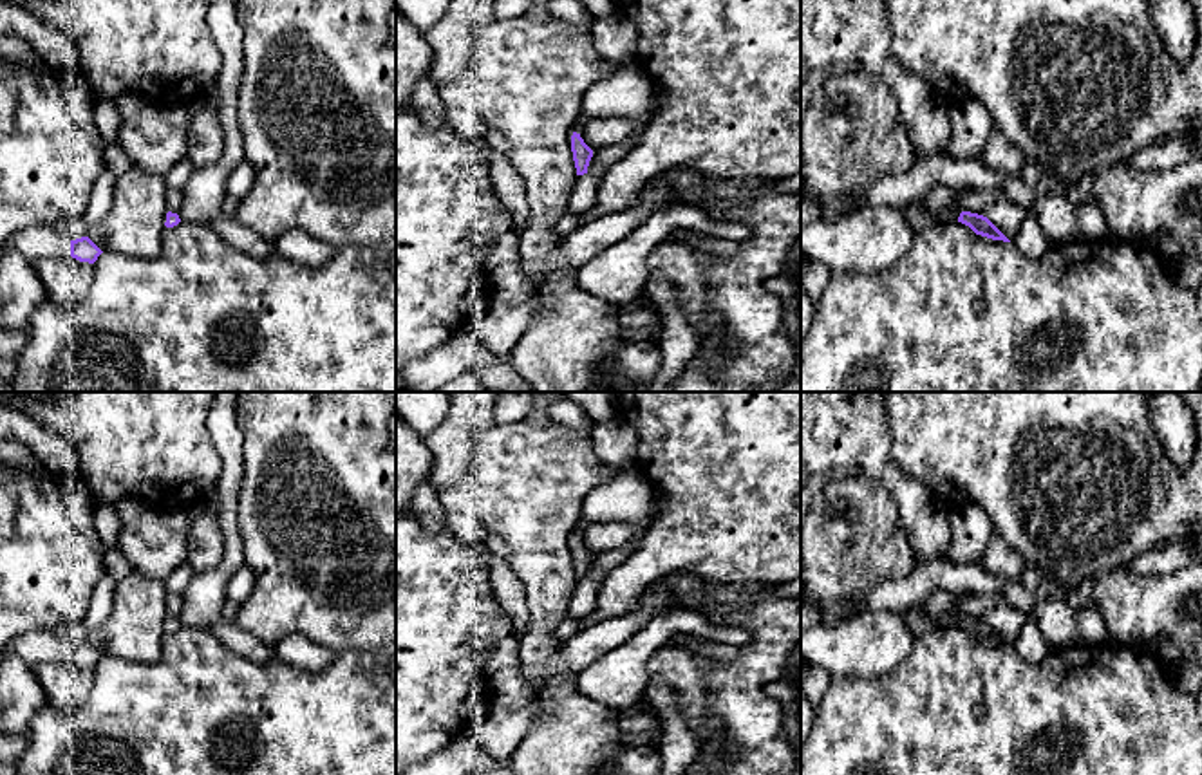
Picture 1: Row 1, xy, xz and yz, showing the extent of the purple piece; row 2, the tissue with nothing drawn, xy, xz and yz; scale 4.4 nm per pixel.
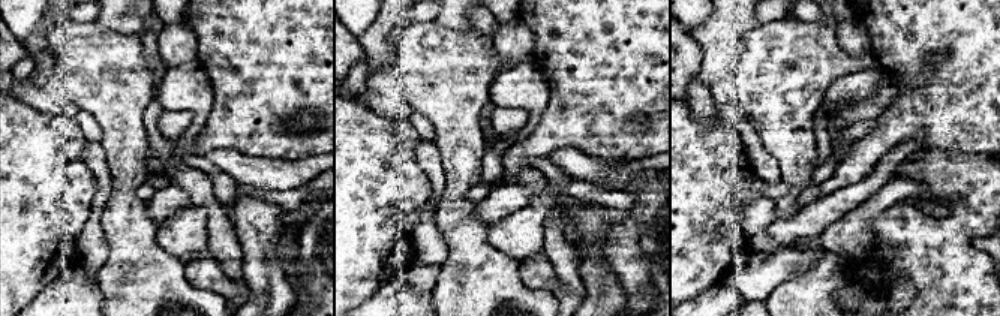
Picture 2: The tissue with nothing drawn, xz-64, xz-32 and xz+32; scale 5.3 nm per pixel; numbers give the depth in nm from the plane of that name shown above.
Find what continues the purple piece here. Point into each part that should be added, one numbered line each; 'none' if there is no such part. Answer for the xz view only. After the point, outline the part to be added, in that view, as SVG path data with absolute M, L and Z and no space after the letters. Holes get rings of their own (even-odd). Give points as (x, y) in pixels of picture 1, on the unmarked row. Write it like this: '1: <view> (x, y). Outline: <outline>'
none

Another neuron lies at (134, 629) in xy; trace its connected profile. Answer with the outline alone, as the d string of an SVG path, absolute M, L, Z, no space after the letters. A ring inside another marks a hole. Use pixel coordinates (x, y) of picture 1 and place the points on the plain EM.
M132 571L117 580L114 603L87 641L101 654L136 663L155 663L166 627L164 582Z

